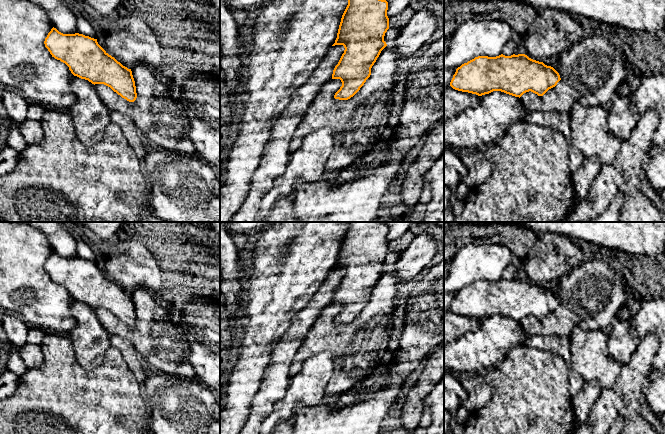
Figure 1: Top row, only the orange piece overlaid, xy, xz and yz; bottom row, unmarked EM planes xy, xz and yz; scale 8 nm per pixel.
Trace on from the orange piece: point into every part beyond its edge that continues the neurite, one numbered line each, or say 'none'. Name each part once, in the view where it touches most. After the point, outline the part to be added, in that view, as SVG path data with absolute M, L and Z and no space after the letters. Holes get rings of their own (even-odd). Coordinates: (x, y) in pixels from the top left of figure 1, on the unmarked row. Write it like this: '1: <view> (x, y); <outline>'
none

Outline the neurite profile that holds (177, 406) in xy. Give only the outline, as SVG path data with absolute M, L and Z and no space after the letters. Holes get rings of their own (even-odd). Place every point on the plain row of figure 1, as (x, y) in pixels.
M149 375L143 395L150 412L148 434L220 434L220 402L197 379Z

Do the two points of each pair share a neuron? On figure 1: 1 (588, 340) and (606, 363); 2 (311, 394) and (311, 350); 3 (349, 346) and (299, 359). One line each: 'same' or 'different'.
1: same
2: different
3: same

